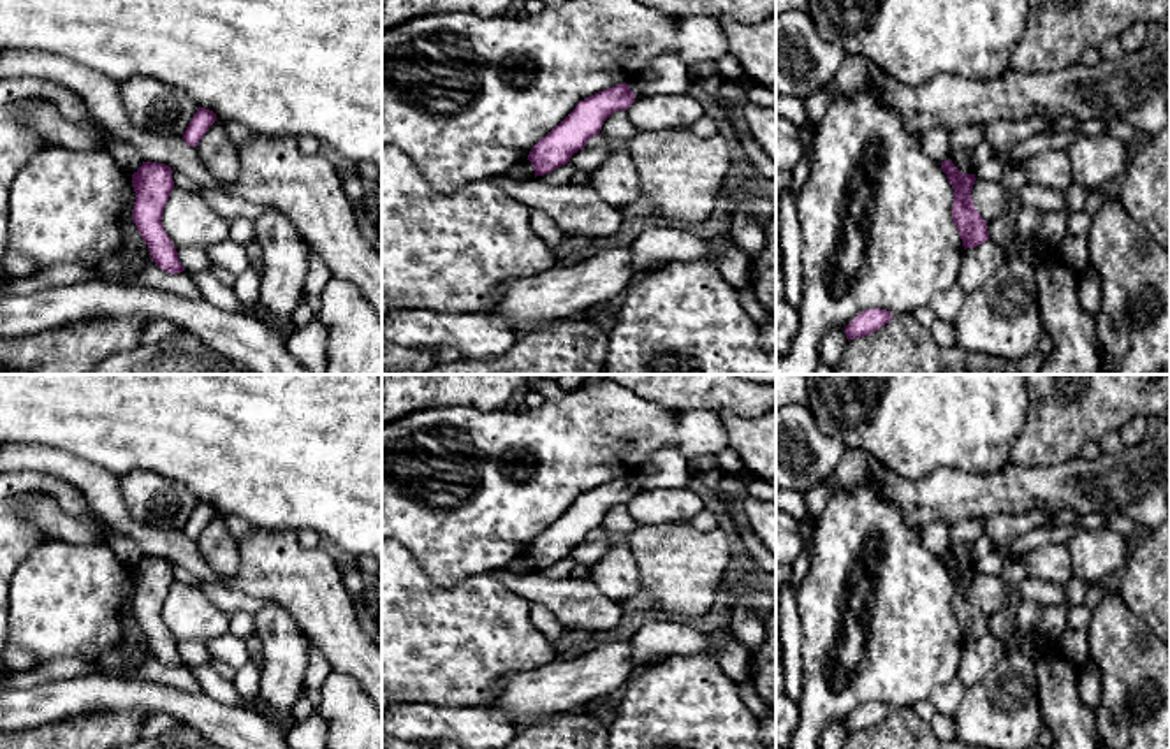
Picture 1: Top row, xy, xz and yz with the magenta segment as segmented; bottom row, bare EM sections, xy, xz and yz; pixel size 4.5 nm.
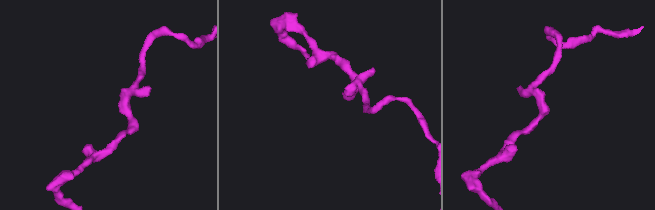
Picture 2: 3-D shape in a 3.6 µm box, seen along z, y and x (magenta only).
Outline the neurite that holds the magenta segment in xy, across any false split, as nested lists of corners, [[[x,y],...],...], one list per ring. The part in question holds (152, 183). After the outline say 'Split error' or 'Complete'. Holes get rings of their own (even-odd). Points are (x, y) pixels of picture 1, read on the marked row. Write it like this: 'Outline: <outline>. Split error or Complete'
Outline: [[[143,162],[132,174],[135,202],[132,220],[148,244],[151,260],[165,273],[178,274],[185,267],[171,237],[164,230],[162,215],[174,188],[172,169],[165,164]]]. Complete

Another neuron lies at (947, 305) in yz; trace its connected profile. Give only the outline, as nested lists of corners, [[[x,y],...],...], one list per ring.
[[[955,285],[947,292],[940,292],[931,301],[931,309],[934,311],[938,320],[954,322],[964,306],[964,299],[966,299],[964,290]]]

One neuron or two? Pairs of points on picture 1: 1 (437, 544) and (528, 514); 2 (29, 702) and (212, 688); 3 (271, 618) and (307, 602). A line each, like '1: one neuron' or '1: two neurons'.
1: one neuron
2: two neurons
3: two neurons

